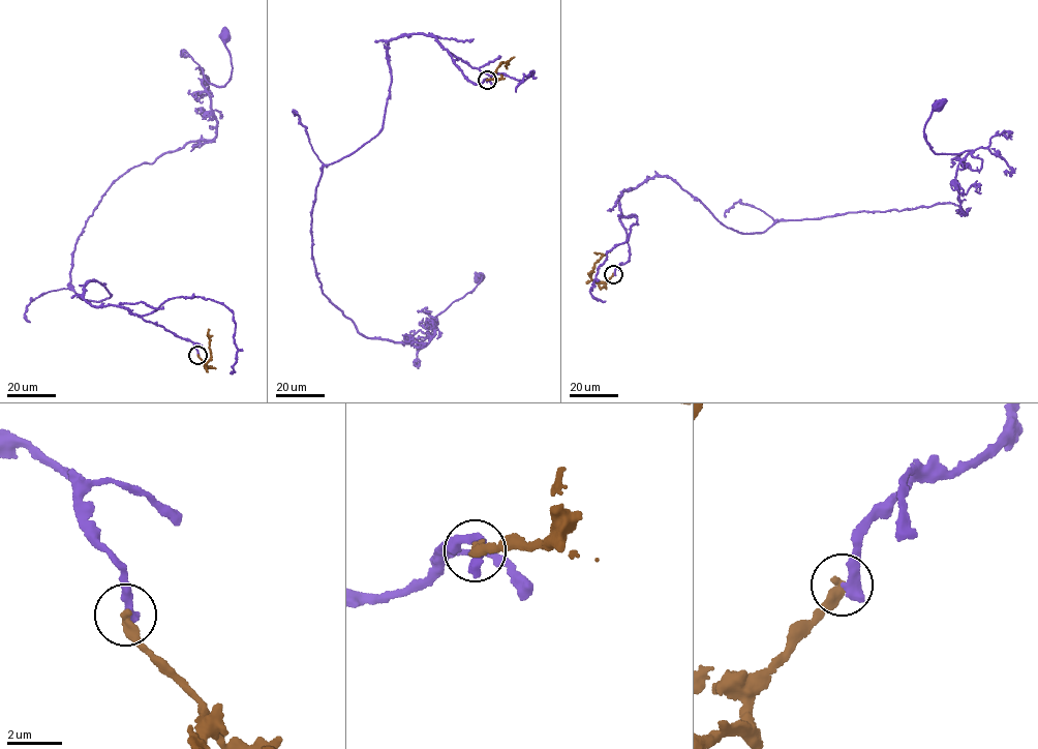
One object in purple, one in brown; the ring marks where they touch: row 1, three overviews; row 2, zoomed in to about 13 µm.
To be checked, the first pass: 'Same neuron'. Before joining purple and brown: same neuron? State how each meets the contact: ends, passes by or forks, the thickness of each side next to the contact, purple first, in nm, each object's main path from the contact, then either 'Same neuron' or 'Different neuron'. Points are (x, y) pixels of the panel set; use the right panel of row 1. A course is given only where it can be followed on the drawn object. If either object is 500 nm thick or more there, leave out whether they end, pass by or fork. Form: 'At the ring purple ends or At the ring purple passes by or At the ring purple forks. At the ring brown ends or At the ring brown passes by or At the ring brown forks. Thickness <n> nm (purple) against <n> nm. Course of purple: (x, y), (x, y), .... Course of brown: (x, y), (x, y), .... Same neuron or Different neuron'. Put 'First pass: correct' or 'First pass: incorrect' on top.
First pass: incorrect
At the ring purple ends. At the ring brown ends. Thickness 440 nm (purple) against 400 nm. Course of purple: (613, 273), (619, 200), (655, 176), (744, 233), (966, 215), (972, 151), (933, 151), (939, 105). Course of brown: (613, 273), (606, 282), (592, 279), (589, 274), (602, 255), (593, 252). Different neuron

